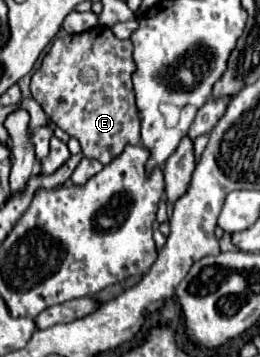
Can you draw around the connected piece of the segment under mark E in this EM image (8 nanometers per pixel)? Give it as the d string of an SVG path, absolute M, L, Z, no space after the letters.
M104 25L92 27L90 31L58 37L52 41L48 53L42 59L42 65L32 75L30 91L32 97L40 103L44 113L52 123L64 129L70 137L78 139L84 157L98 159L100 163L110 163L116 159L124 147L140 143L140 119L136 119L136 103L134 103L134 87L132 75L136 71L132 59L132 43L120 41L112 35L112 31Z

